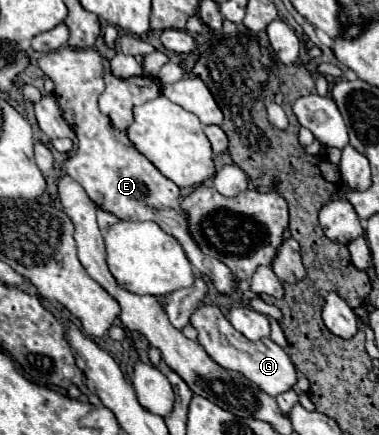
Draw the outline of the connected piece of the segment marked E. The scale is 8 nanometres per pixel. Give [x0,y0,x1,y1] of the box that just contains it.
[37,47,239,295]

